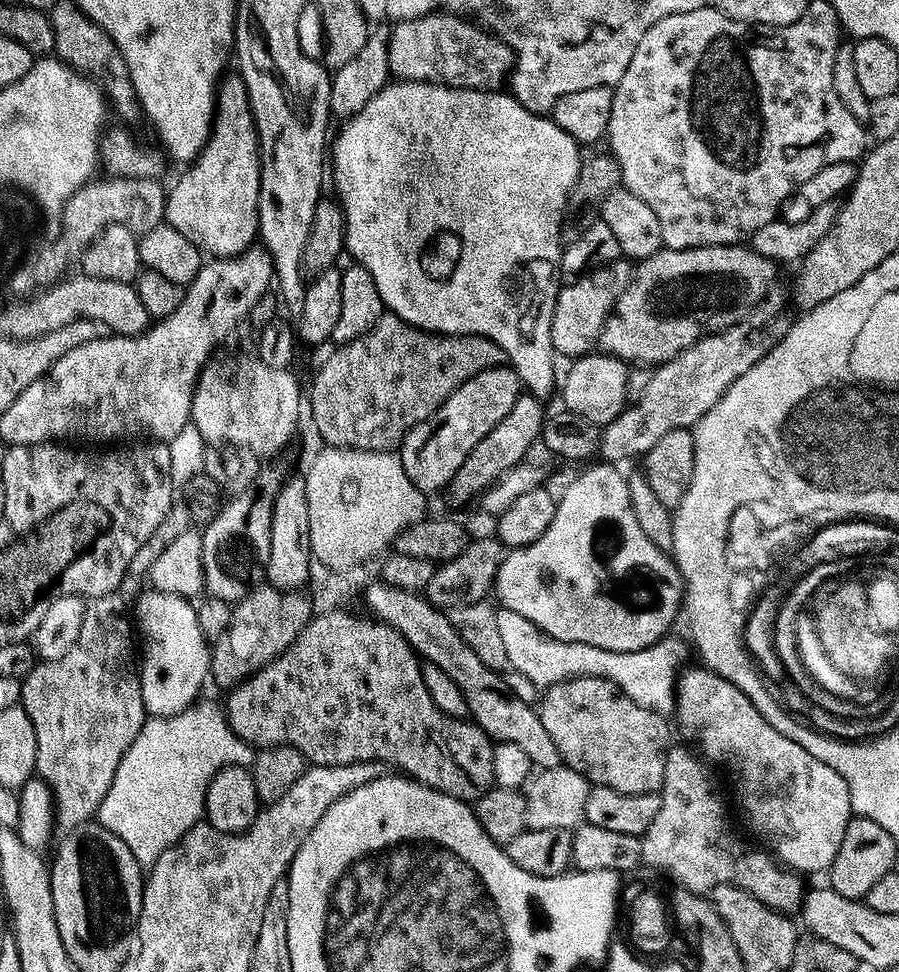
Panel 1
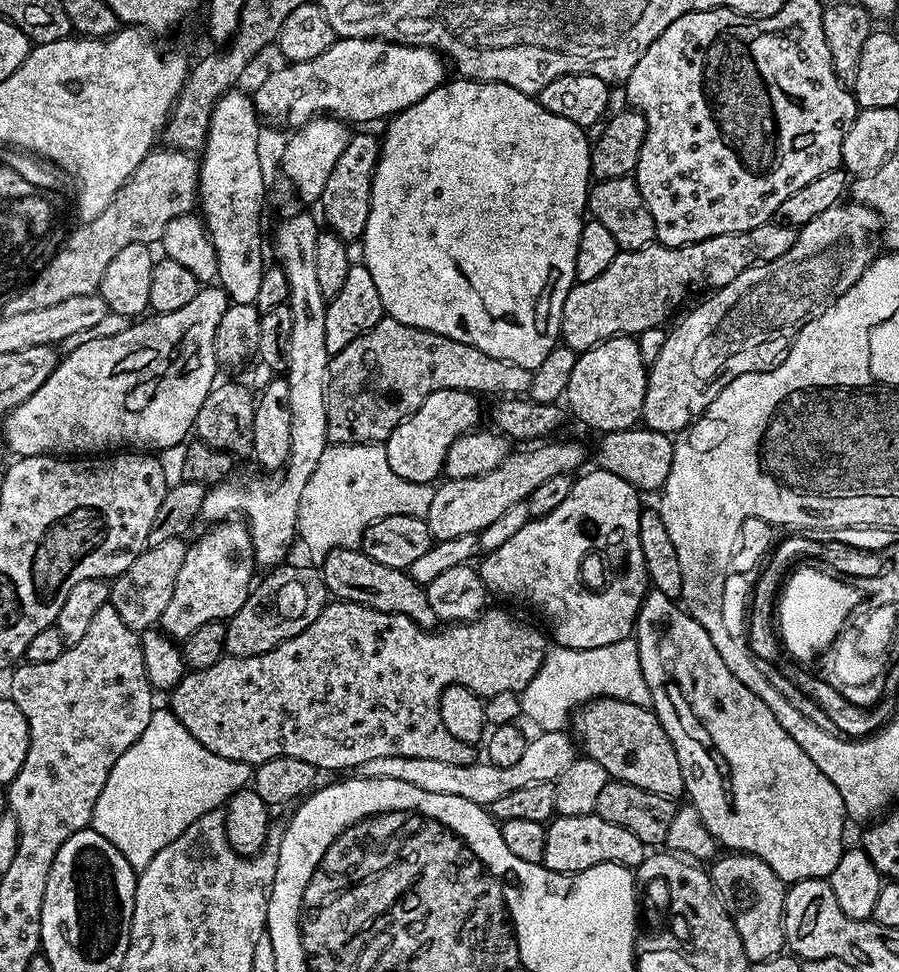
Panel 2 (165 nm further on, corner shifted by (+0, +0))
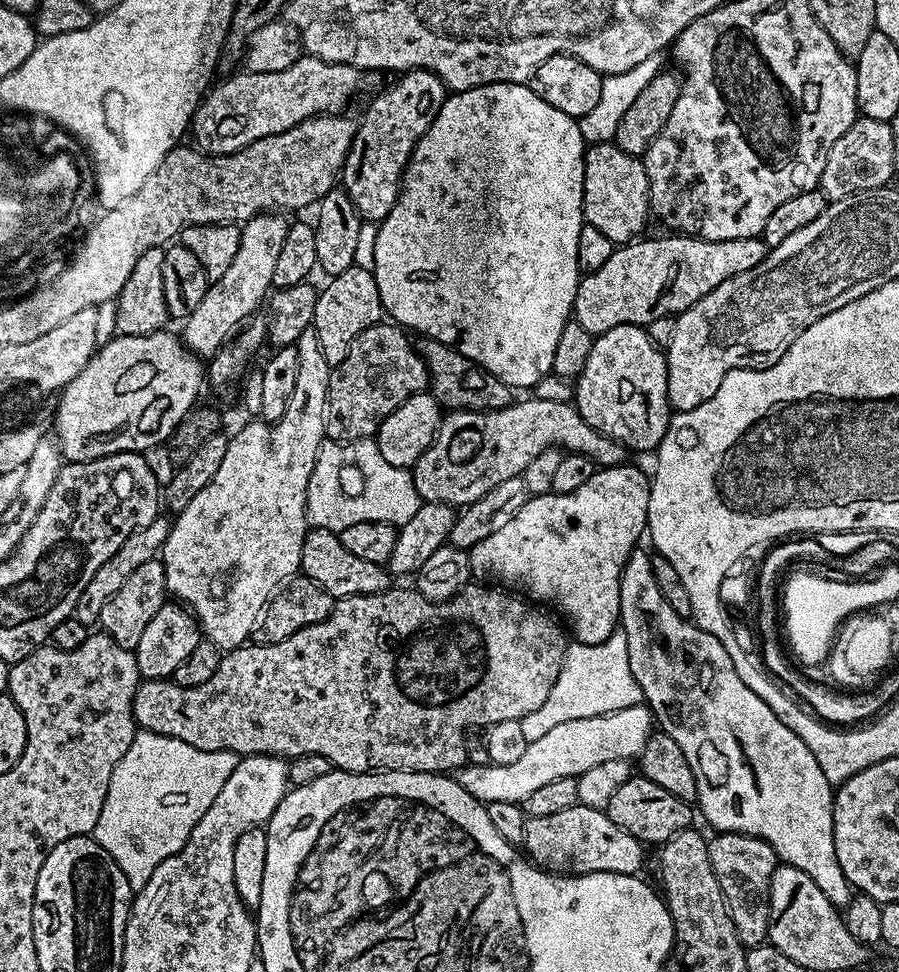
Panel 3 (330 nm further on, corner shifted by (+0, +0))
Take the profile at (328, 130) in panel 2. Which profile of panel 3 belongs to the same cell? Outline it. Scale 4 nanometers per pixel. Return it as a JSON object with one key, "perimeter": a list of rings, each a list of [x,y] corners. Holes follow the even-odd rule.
{"perimeter":[[[273,210],[259,212],[254,218],[244,221],[240,228],[238,254],[234,254],[234,262],[230,262],[222,278],[209,283],[206,298],[202,298],[202,302],[198,302],[197,308],[183,321],[182,340],[189,352],[200,358],[213,357],[235,333],[238,321],[261,307],[272,288],[282,242],[286,242],[290,220],[284,216],[287,215]]]}

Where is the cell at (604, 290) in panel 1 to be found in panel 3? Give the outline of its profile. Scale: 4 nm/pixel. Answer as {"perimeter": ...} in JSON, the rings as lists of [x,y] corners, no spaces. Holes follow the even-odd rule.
{"perimeter":[[[683,234],[664,235],[668,236],[660,236],[657,240],[640,238],[631,244],[617,247],[603,266],[598,266],[598,270],[587,273],[581,279],[576,288],[572,316],[582,326],[582,330],[591,332],[593,337],[598,337],[606,330],[614,330],[614,326],[623,324],[646,326],[654,322],[654,318],[676,316],[694,306],[694,302],[698,302],[706,294],[710,294],[710,290],[722,286],[722,282],[746,270],[754,270],[754,266],[765,260],[770,251],[760,236],[733,240],[702,240],[698,236]]]}

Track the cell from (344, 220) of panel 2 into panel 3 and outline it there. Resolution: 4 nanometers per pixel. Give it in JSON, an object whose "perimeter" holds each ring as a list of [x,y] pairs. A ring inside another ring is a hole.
{"perimeter":[[[410,68],[399,73],[395,79],[385,92],[375,93],[377,96],[373,98],[372,105],[365,110],[364,117],[359,117],[354,142],[344,159],[344,193],[365,221],[382,221],[390,210],[394,210],[394,202],[404,178],[404,167],[412,157],[414,146],[422,134],[426,134],[450,95],[449,89],[444,87],[436,73],[428,72],[425,68]]]}

